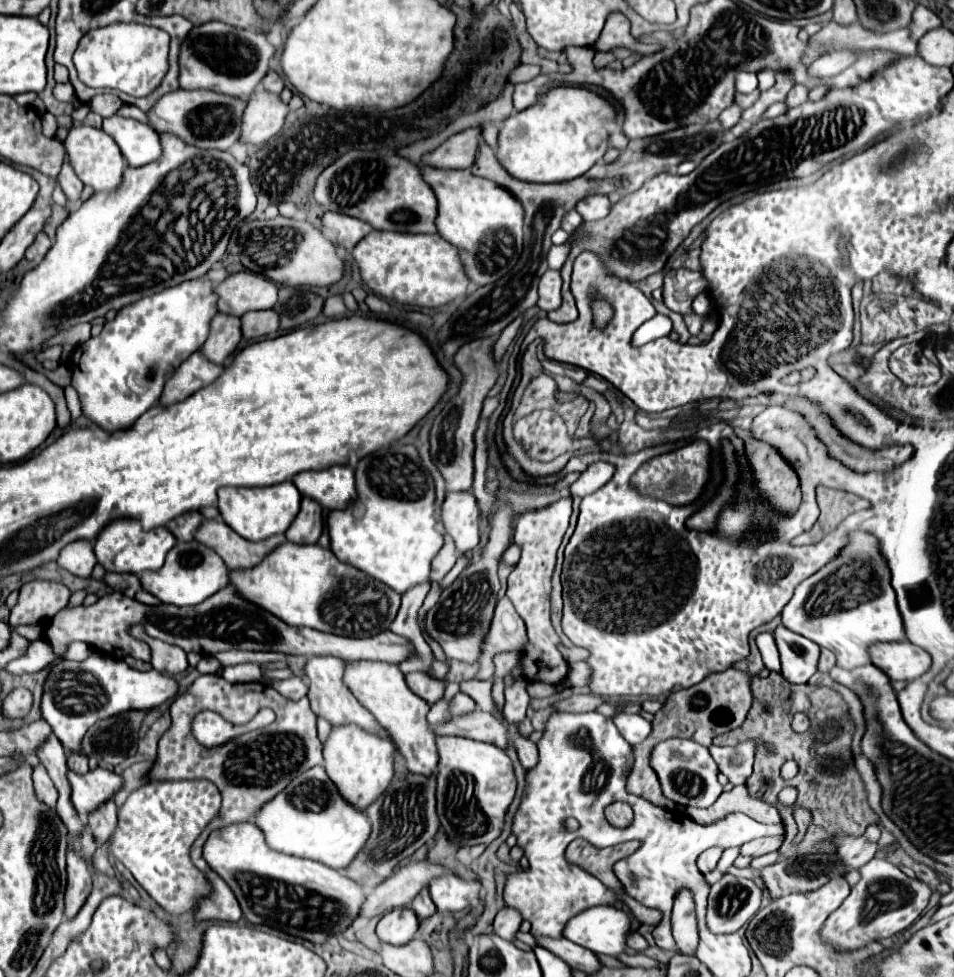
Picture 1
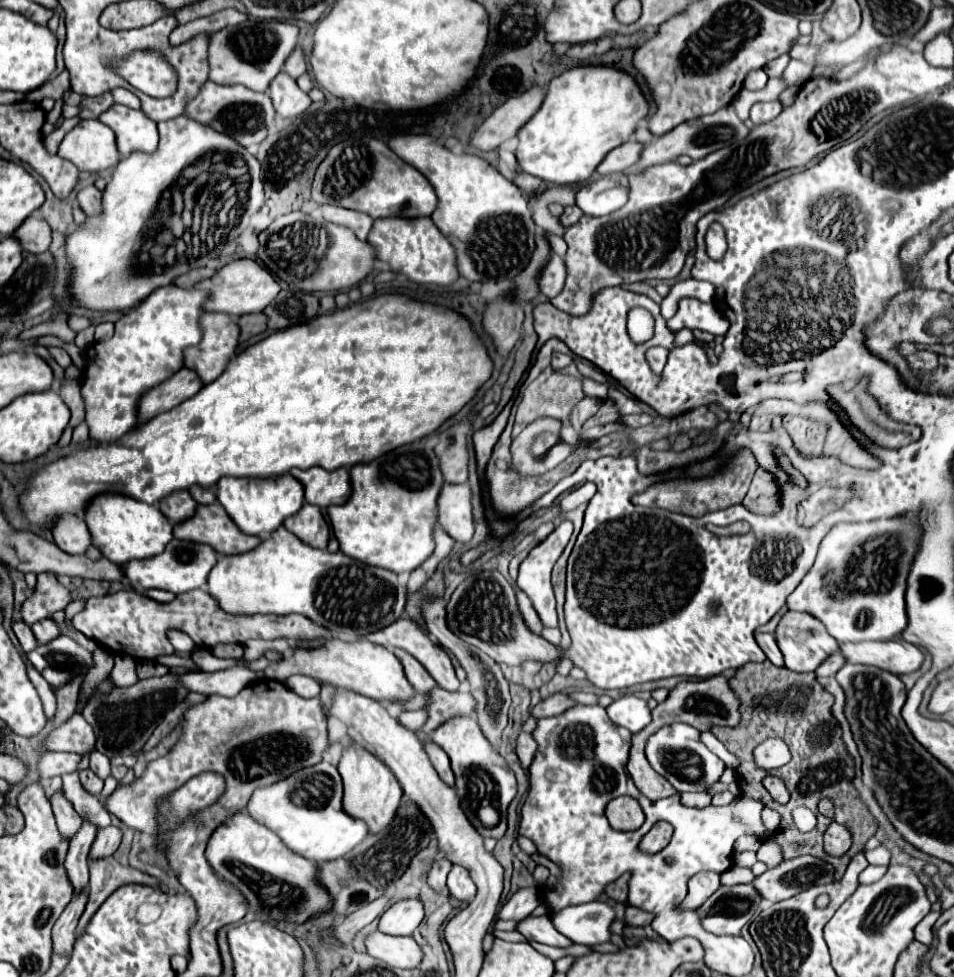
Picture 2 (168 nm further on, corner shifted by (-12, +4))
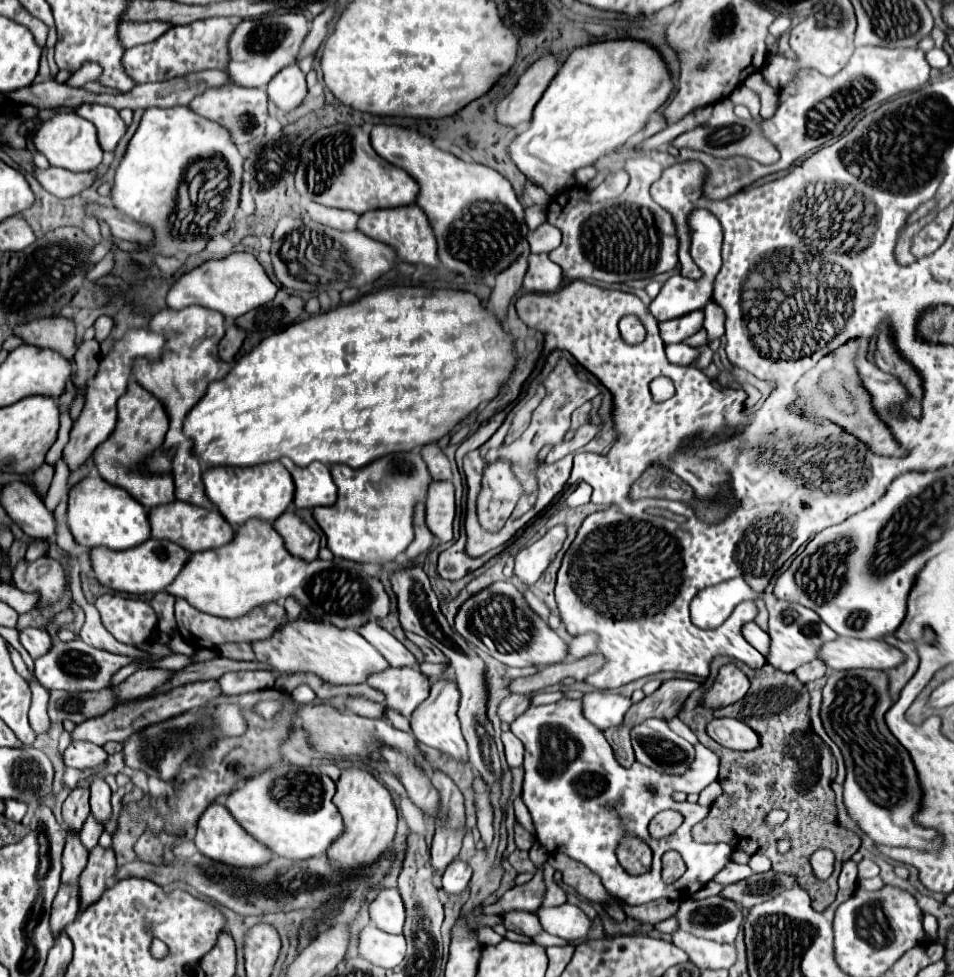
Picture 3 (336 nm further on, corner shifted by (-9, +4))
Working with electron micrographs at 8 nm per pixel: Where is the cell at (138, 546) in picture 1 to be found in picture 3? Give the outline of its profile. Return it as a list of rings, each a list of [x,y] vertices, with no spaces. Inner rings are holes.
[[[83,478],[69,490],[67,520],[75,542],[83,548],[105,546],[109,550],[129,550],[151,538],[149,512],[123,488],[103,478]]]

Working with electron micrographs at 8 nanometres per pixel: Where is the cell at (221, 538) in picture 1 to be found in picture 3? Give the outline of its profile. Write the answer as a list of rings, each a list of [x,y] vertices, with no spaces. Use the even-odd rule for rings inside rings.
[[[179,500],[153,508],[149,512],[149,522],[151,522],[151,530],[153,530],[151,538],[177,542],[179,546],[185,546],[185,550],[189,550],[189,552],[221,548],[235,538],[233,526],[229,526],[229,522],[225,522],[225,518],[219,514],[217,508],[207,510],[207,508],[199,508],[199,506],[193,506],[187,502],[179,502]]]

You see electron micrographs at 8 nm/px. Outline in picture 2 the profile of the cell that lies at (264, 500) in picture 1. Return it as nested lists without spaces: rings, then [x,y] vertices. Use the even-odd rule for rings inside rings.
[[[282,474],[280,478],[220,478],[220,482],[216,482],[216,500],[244,534],[266,538],[280,528],[288,516],[300,510],[304,504],[304,488],[290,474]]]

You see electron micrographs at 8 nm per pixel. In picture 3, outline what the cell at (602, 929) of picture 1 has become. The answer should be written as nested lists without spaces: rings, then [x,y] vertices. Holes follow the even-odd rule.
[[[569,902],[555,908],[539,908],[537,916],[545,932],[565,938],[565,940],[587,938],[591,930],[589,916],[579,906],[569,904]]]

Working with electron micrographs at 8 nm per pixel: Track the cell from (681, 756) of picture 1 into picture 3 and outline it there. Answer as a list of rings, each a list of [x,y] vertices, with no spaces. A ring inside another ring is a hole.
[[[649,720],[637,724],[631,734],[637,762],[661,772],[661,774],[685,774],[693,760],[695,748],[681,736],[677,736],[665,720]]]

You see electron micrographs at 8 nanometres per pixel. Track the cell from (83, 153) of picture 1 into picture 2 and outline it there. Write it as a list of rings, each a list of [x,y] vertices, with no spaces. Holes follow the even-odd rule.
[[[80,120],[60,142],[58,156],[86,172],[104,172],[120,160],[114,132],[100,120]]]

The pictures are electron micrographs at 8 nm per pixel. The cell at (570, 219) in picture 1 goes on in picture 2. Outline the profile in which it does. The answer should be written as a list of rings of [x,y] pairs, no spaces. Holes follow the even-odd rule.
[[[568,206],[568,208],[564,210],[564,214],[560,216],[560,222],[562,222],[564,226],[572,226],[574,222],[580,220],[582,214],[584,214],[584,212],[582,212],[578,206]]]

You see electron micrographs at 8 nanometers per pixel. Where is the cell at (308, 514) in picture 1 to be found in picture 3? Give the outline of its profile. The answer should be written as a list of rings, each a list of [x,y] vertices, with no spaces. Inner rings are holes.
[[[287,510],[273,522],[273,528],[283,536],[287,550],[293,552],[293,556],[313,560],[319,554],[319,534],[299,516],[295,510]]]

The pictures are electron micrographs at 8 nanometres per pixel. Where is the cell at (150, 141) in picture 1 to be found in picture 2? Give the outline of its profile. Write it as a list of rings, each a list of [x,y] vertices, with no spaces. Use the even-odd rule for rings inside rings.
[[[114,104],[106,112],[102,112],[98,120],[110,126],[116,134],[116,148],[122,158],[132,154],[134,150],[154,152],[158,146],[156,122],[146,118],[142,110],[132,110],[122,104]]]

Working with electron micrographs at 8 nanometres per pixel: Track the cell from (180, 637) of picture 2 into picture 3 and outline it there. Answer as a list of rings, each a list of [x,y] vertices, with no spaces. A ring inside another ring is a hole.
[[[157,592],[153,598],[151,598],[151,606],[153,610],[157,612],[157,618],[159,618],[159,624],[157,628],[167,634],[167,636],[175,636],[175,616],[174,616],[174,606],[175,606],[175,596],[171,596],[169,592]]]

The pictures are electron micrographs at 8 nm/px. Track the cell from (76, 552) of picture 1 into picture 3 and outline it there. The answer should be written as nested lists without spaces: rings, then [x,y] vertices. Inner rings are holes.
[[[11,482],[1,490],[1,504],[13,522],[17,522],[25,534],[33,538],[53,538],[57,534],[57,522],[53,512],[37,498],[33,488],[23,482]]]

